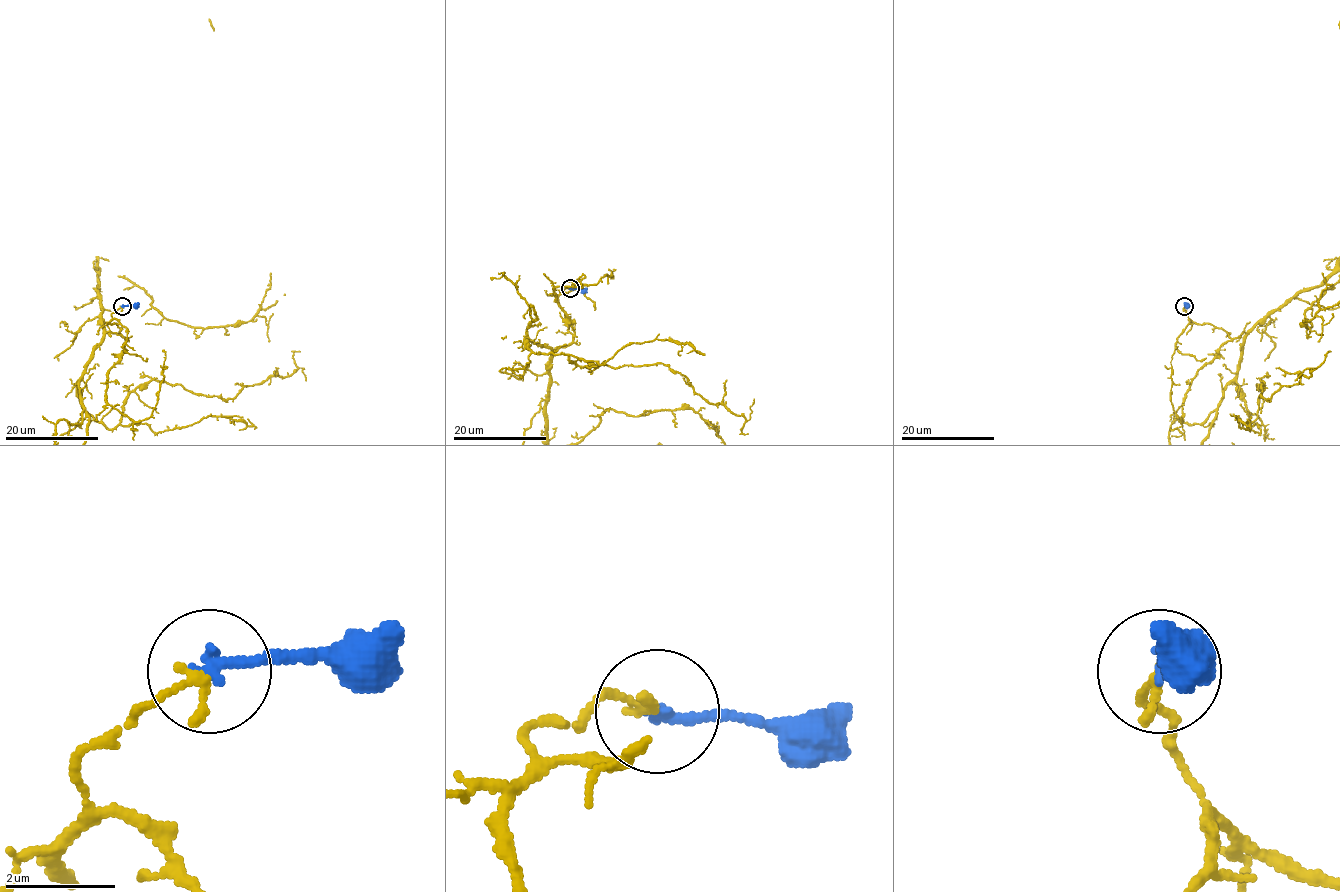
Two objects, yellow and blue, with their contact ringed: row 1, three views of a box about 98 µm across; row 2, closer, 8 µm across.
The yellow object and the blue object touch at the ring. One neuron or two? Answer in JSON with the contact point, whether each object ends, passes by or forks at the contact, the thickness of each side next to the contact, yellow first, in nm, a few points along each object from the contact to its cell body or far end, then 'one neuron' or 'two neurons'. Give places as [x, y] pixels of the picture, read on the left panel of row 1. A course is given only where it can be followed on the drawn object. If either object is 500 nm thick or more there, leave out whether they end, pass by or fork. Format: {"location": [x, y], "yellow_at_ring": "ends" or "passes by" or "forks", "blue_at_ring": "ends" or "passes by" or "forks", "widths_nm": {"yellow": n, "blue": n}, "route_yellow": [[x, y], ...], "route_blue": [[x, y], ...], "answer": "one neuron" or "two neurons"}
{"location": [122, 306], "yellow_at_ring": "ends", "blue_at_ring": "ends", "widths_nm": {"yellow": 200, "blue": 200}, "route_blue": [[123, 306], [139, 303]], "answer": "two neurons"}

